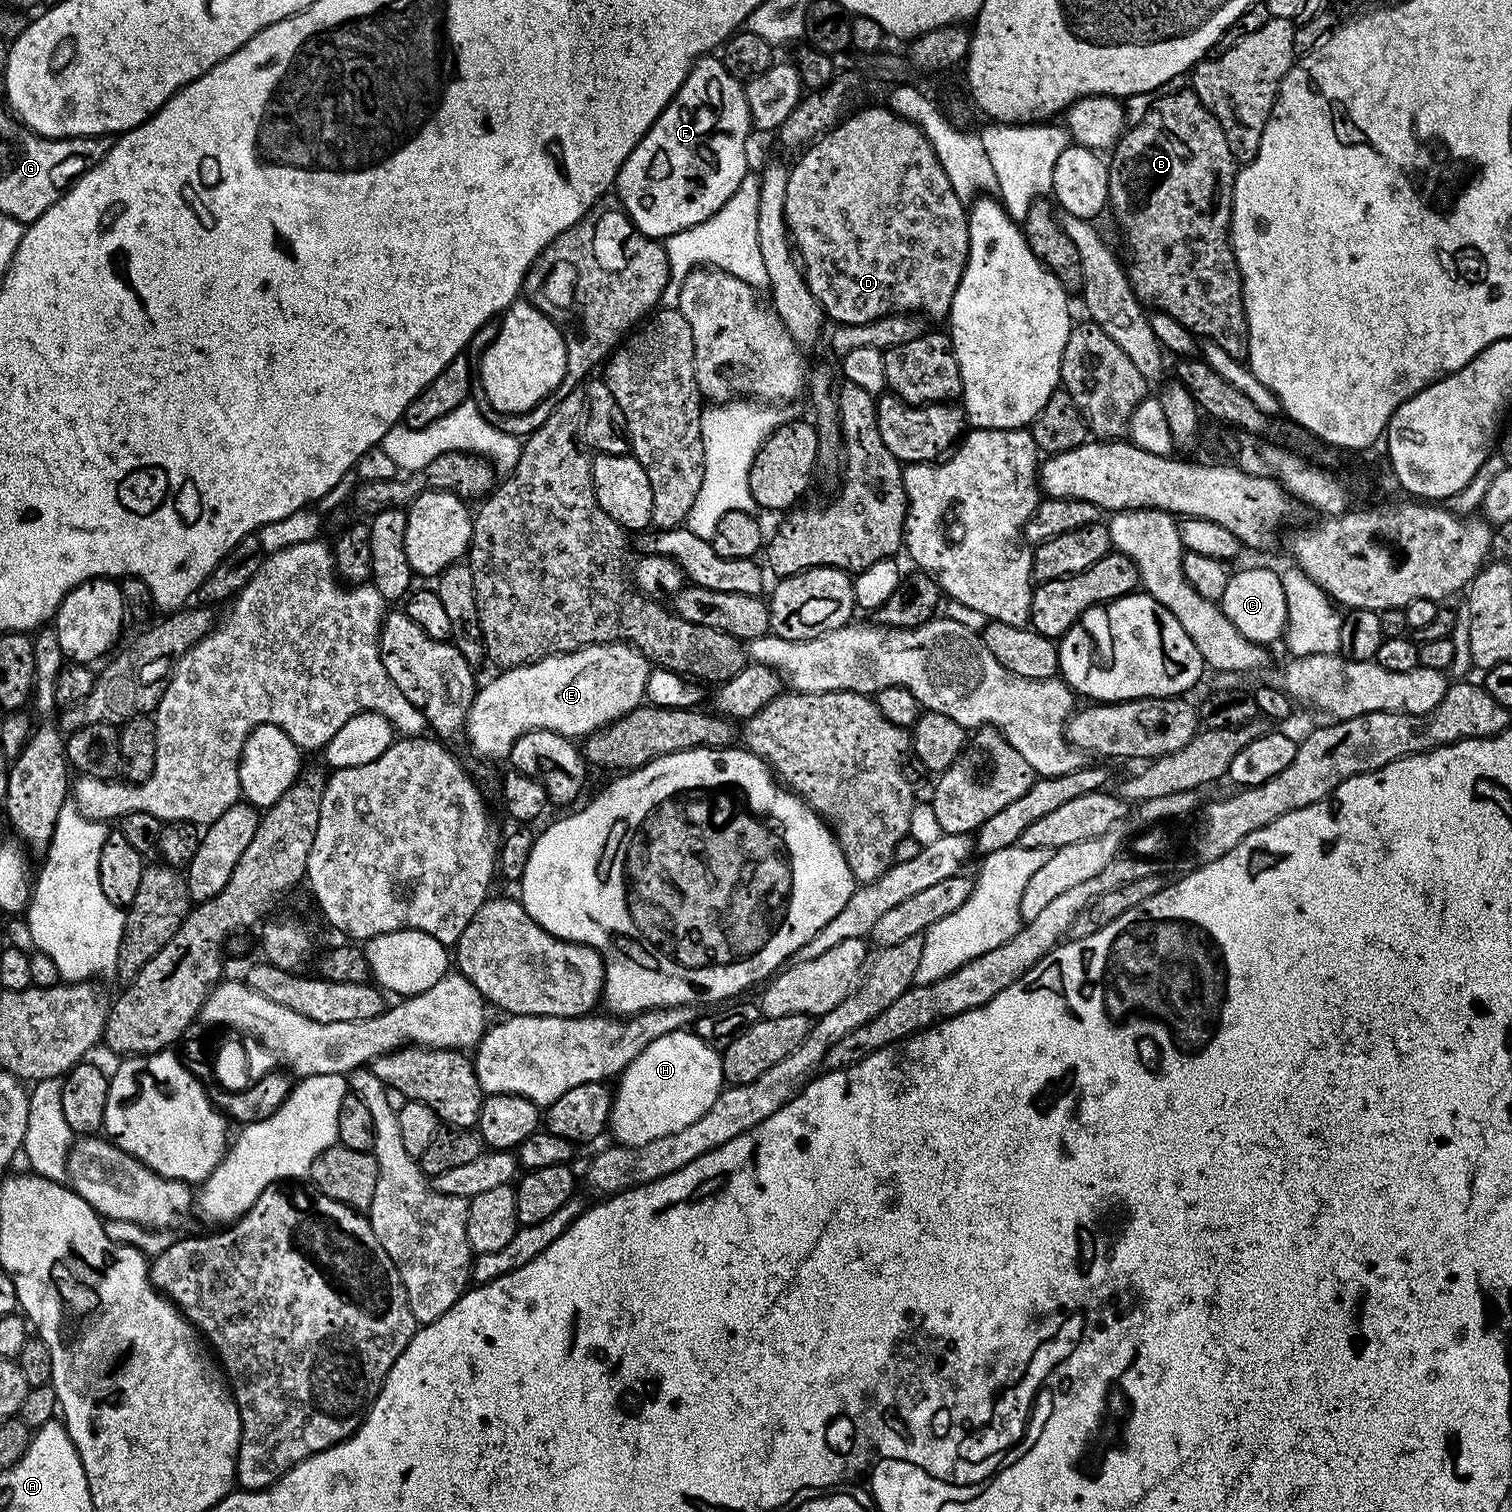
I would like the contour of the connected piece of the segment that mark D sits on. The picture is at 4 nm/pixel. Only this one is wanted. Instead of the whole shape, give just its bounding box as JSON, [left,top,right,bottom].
[786,106,970,325]

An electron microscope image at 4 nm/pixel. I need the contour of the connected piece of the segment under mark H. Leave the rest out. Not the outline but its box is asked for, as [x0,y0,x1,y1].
[609,1029,724,1147]

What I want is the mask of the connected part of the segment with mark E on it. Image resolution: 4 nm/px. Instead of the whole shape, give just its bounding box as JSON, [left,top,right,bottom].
[464,644,650,760]

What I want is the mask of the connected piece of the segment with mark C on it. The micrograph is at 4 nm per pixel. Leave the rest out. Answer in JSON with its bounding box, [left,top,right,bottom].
[1218,568,1288,646]

